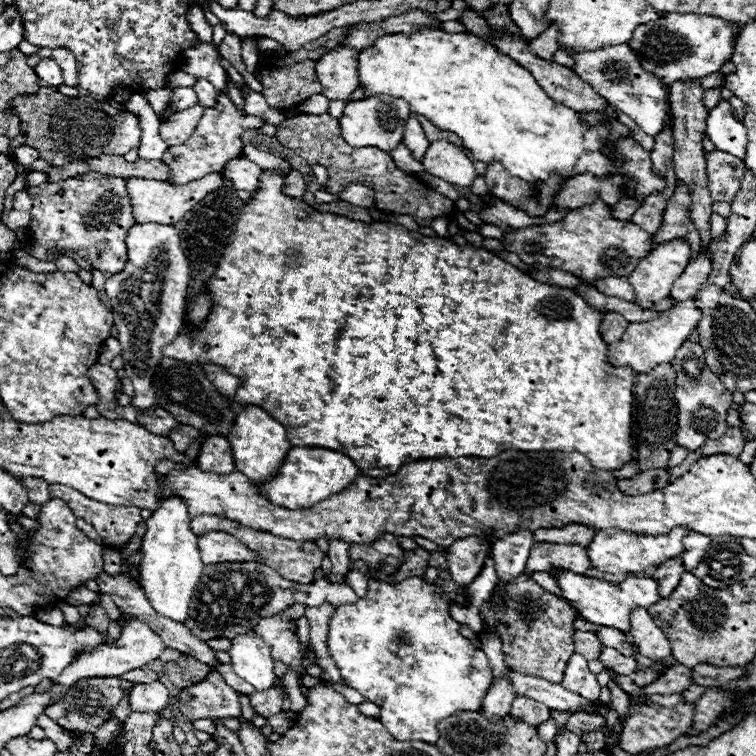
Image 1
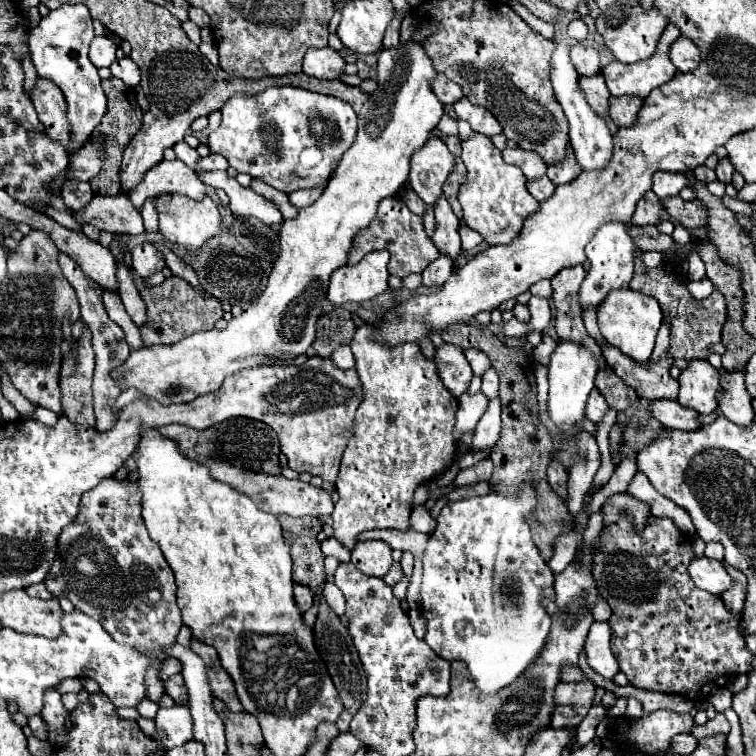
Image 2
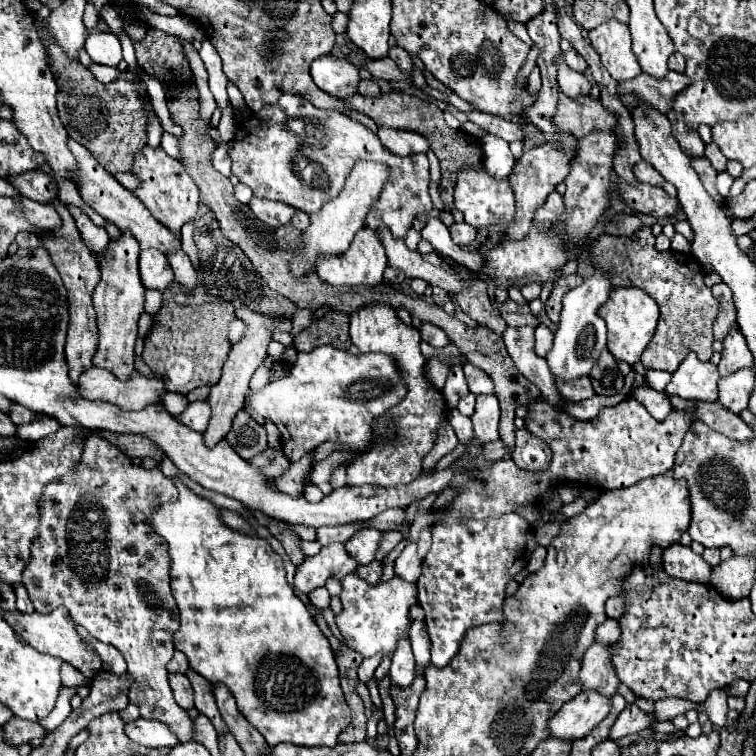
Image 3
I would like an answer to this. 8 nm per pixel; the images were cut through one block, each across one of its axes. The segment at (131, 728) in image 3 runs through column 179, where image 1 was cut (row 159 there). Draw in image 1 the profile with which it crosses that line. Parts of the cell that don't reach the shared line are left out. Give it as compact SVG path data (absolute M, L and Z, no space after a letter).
M720 100L720 104L710 110L706 120L706 136L714 142L716 150L744 160L748 136L744 124L736 118L730 102Z

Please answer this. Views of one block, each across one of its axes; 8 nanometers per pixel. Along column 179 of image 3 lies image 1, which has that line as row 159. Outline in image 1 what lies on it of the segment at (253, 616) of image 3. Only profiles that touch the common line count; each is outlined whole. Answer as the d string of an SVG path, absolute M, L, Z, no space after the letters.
M430 28L418 30L416 34L410 36L388 34L384 38L378 38L374 46L370 46L368 50L360 50L358 78L360 78L360 86L364 88L364 98L376 94L390 94L396 98L404 98L414 114L426 116L434 126L440 126L440 130L454 132L458 138L462 138L464 146L472 152L476 160L490 162L492 158L496 158L498 162L504 164L504 168L512 176L534 182L534 180L546 180L550 172L560 172L564 176L594 174L600 178L608 174L630 174L634 180L628 184L628 196L636 200L644 200L650 192L656 192L664 186L664 180L660 180L652 172L650 152L644 150L636 140L626 138L618 142L618 152L624 154L628 162L618 168L610 166L610 160L600 154L602 140L608 134L604 126L594 126L594 128L582 126L578 122L576 110L550 100L526 68L512 62L512 58L502 56L500 52L496 52L496 48L480 42L476 36L448 34Z

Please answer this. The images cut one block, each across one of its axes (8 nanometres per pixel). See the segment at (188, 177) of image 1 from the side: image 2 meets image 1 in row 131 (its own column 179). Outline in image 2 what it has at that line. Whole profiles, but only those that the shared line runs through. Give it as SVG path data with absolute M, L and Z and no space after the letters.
M156 196L156 210L158 210L158 226L160 226L160 234L174 242L180 244L190 258L198 256L198 250L214 236L218 236L222 232L222 218L220 218L220 210L218 204L206 196L204 200L192 200L188 196Z

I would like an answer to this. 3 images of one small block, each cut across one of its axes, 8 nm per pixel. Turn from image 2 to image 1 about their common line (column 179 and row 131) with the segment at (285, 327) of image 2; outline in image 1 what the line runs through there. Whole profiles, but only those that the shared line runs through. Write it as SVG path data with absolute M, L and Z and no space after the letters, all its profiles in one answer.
M372 96L366 100L354 100L348 102L344 108L344 114L340 118L340 128L342 128L342 138L354 146L354 148L364 148L364 146L374 146L384 152L392 152L400 142L404 134L404 124L410 116L410 108L402 98L394 96Z

